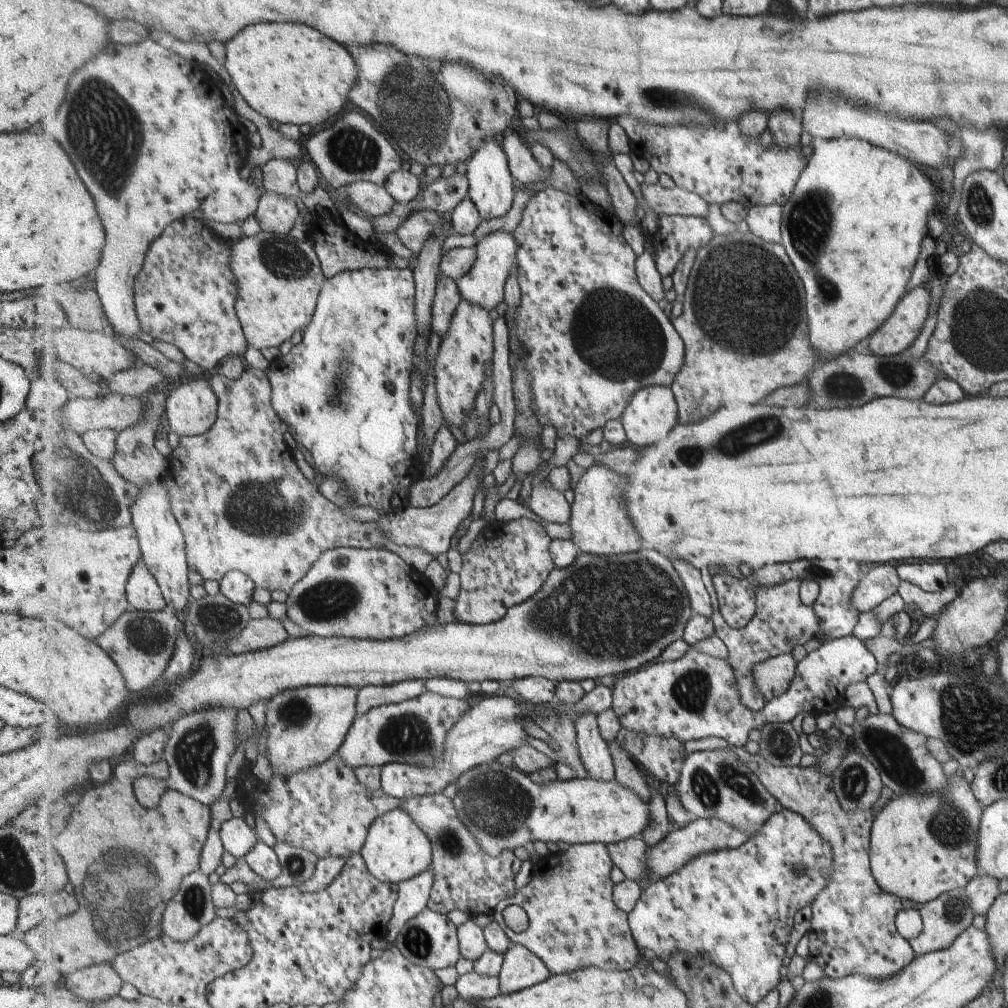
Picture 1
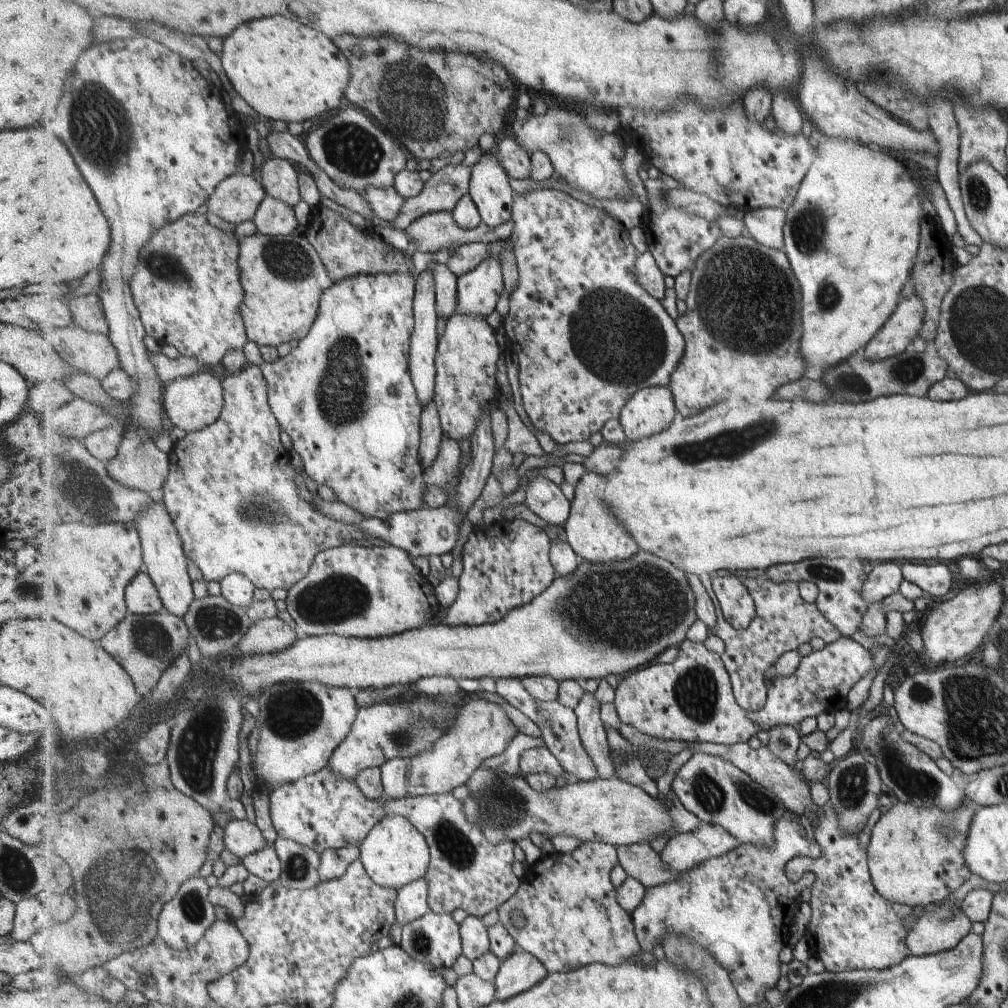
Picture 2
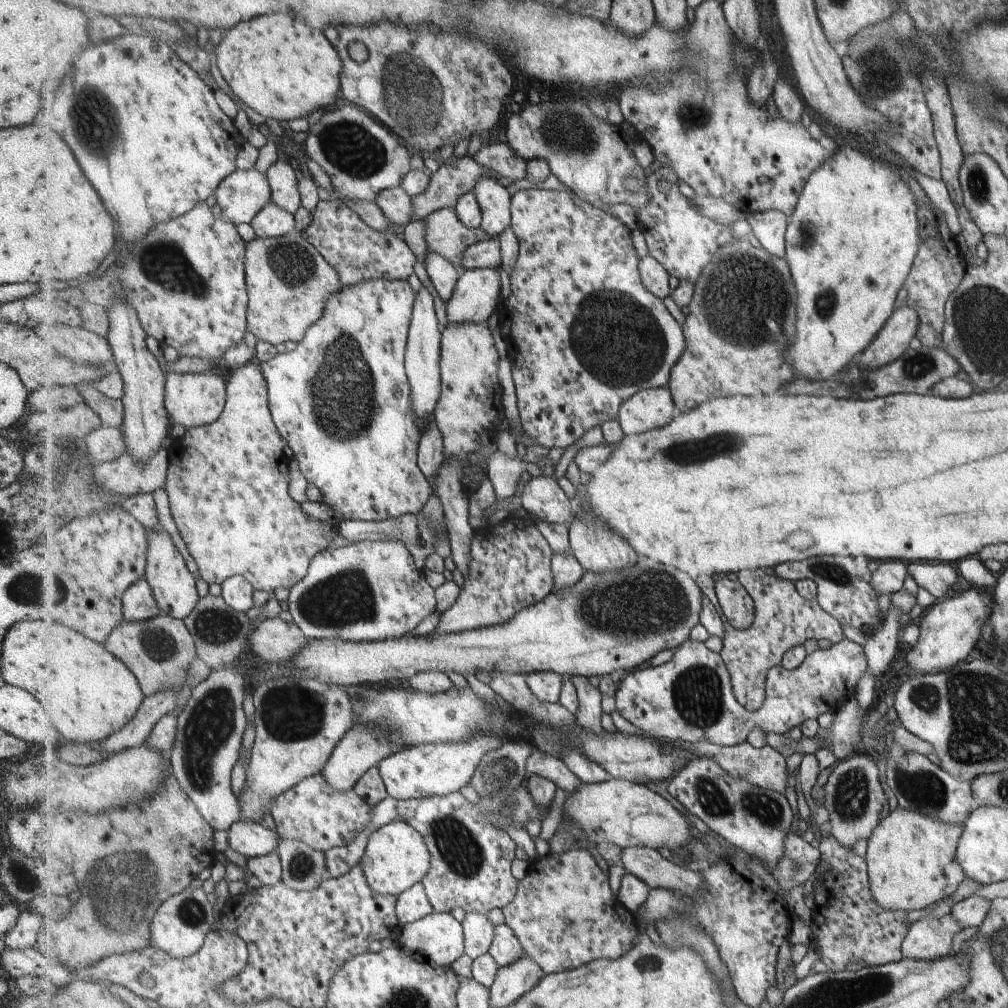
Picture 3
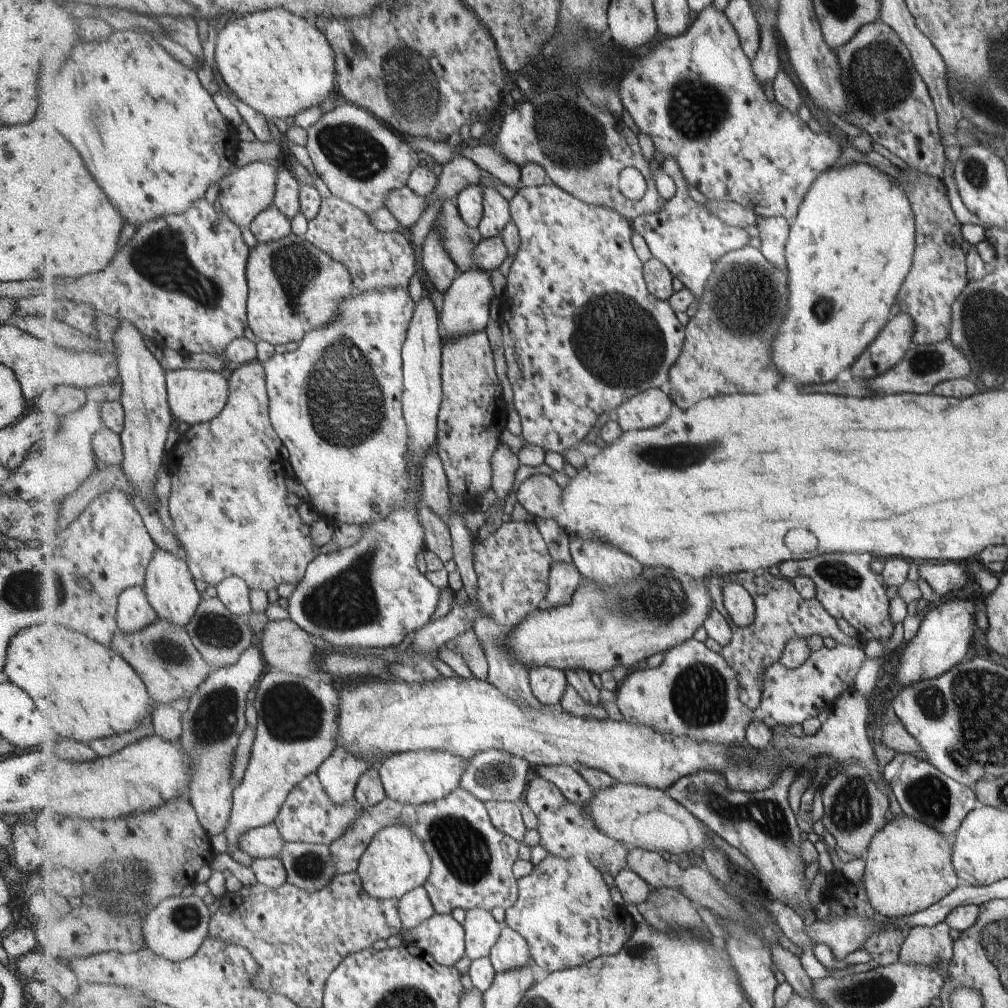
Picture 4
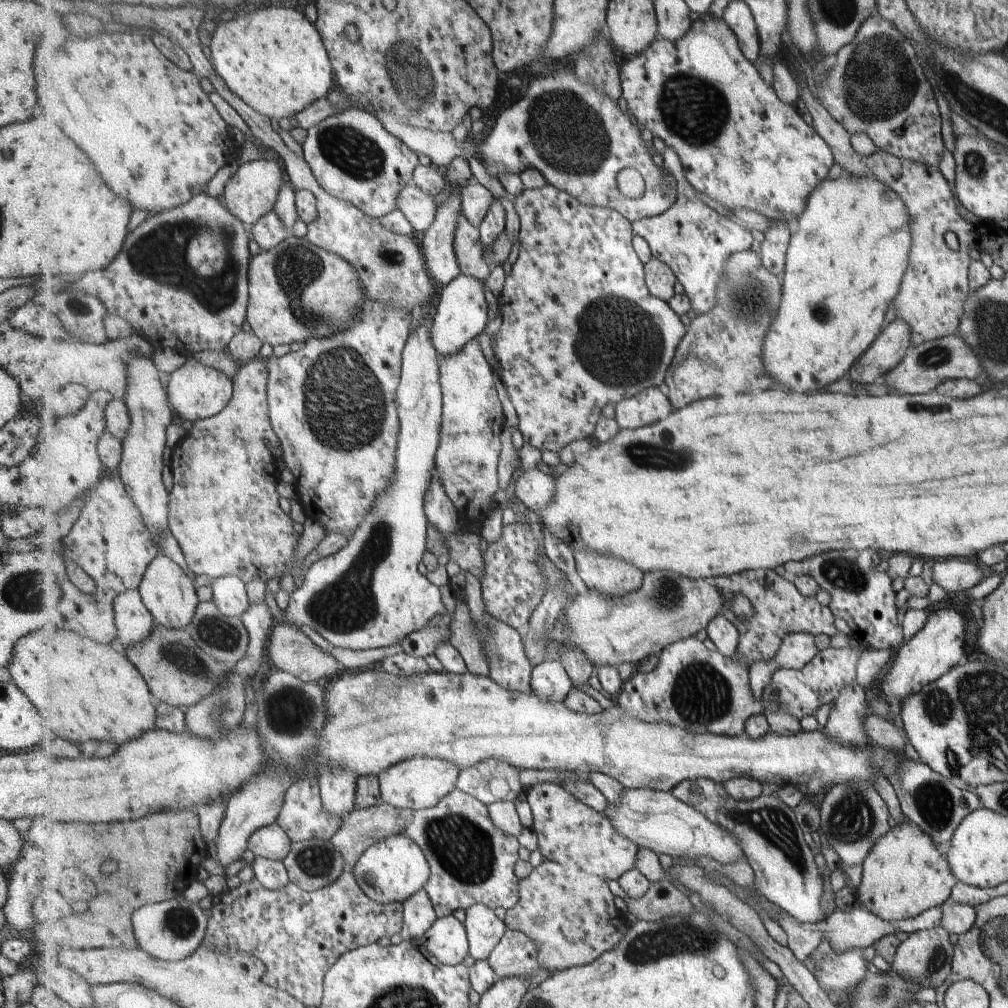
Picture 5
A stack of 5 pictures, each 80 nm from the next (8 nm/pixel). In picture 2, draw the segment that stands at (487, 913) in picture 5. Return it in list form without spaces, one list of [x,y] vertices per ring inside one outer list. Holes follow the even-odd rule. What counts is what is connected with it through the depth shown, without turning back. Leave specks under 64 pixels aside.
[[[469,915],[461,923],[463,955],[474,961],[490,951],[489,928],[481,922],[480,917]]]

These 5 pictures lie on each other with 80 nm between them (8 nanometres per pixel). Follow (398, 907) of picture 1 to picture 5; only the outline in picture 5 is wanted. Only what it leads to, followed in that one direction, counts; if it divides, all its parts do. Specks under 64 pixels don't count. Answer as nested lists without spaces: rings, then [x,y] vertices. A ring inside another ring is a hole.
[[[425,888],[410,896],[404,904],[403,940],[421,942],[424,934],[438,919],[431,897]]]

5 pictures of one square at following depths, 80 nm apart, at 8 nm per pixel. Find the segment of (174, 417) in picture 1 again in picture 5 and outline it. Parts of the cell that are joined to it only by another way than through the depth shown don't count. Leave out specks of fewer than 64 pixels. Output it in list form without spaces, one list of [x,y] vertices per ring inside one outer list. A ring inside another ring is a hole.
[[[192,357],[189,362],[171,373],[169,380],[170,402],[174,407],[175,414],[181,420],[190,420],[193,424],[202,421],[226,409],[234,393],[234,382],[232,377],[227,376],[224,372],[207,367],[201,364],[199,359]]]

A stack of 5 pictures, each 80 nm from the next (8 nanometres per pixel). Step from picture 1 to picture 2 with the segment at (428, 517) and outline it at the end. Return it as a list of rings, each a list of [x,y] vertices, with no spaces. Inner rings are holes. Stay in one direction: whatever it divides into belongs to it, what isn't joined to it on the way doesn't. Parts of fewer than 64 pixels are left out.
[[[483,408],[481,418],[477,422],[477,428],[469,437],[471,462],[464,468],[458,489],[446,505],[442,507],[425,506],[417,510],[398,512],[386,519],[369,517],[359,522],[357,526],[371,538],[381,538],[391,545],[406,550],[414,557],[427,556],[430,558],[433,555],[439,556],[451,552],[458,542],[457,532],[459,532],[461,521],[467,516],[475,502],[479,500],[483,488],[492,475],[496,454],[489,412]]]

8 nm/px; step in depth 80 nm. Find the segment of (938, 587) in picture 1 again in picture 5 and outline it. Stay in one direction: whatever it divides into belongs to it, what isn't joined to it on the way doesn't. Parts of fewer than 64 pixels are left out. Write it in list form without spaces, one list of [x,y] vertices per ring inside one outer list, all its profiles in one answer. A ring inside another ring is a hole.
[[[951,558],[937,560],[931,566],[932,582],[935,582],[946,594],[961,592],[975,586],[982,578],[976,559]]]

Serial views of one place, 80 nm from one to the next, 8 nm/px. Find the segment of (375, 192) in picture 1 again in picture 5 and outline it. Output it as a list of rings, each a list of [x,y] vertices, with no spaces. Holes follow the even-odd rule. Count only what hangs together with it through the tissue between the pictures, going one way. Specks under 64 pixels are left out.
[[[415,184],[406,186],[400,192],[397,209],[401,209],[415,230],[423,234],[430,229],[438,212],[433,196],[429,196]]]

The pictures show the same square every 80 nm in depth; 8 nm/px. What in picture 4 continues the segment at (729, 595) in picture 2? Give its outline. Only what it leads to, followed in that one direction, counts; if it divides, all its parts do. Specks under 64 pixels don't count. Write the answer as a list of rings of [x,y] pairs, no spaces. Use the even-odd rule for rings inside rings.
[[[730,581],[730,585],[726,587],[724,603],[735,625],[748,627],[755,622],[755,598],[737,582]]]

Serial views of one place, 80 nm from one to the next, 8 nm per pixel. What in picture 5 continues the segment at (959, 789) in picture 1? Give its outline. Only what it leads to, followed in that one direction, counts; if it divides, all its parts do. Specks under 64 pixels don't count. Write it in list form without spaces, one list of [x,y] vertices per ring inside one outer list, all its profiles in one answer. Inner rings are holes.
[[[907,820],[892,823],[887,834],[873,845],[862,864],[863,875],[857,889],[861,904],[889,922],[890,926],[895,921],[916,917],[924,910],[941,906],[955,882],[937,878],[927,858],[943,858],[937,852],[933,839]]]

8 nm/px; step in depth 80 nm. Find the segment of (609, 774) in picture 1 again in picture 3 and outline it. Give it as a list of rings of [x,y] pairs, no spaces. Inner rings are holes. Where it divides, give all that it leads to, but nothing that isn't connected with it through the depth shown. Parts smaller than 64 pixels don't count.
[[[573,677],[573,682],[578,688],[580,698],[580,709],[578,712],[578,726],[583,731],[592,733],[598,737],[604,732],[603,724],[601,724],[601,716],[603,716],[602,692],[599,688],[591,686],[591,682],[587,677]]]

